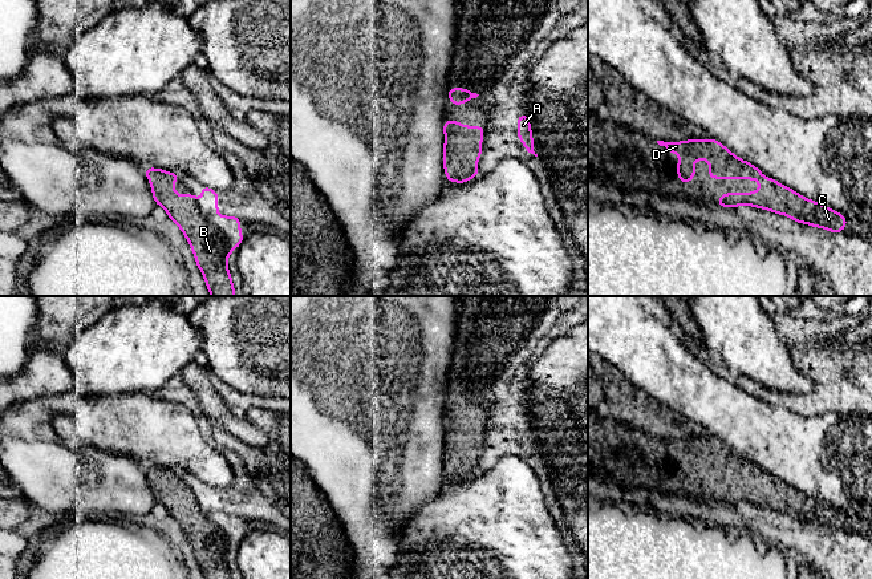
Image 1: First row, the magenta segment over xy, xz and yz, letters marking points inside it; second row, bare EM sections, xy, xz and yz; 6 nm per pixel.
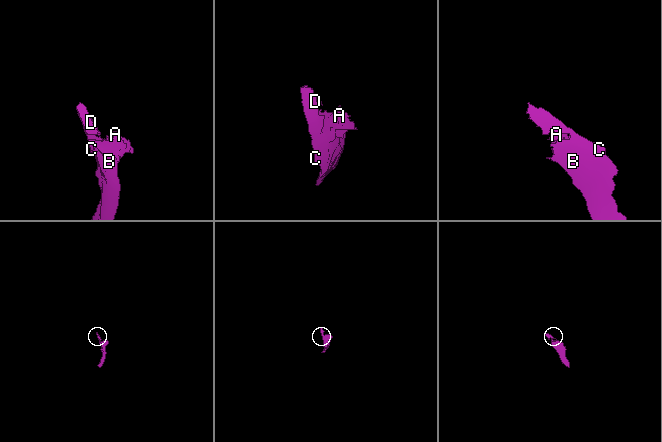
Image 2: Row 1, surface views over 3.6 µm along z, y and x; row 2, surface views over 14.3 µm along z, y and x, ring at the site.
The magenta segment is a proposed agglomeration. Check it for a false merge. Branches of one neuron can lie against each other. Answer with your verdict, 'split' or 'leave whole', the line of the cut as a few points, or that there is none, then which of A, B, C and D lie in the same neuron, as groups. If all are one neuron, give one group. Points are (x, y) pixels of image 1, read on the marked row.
leave whole; no cut; A B C D

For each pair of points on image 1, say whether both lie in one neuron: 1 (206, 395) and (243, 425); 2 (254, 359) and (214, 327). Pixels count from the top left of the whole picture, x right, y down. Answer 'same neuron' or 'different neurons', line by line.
1: same neuron
2: same neuron

